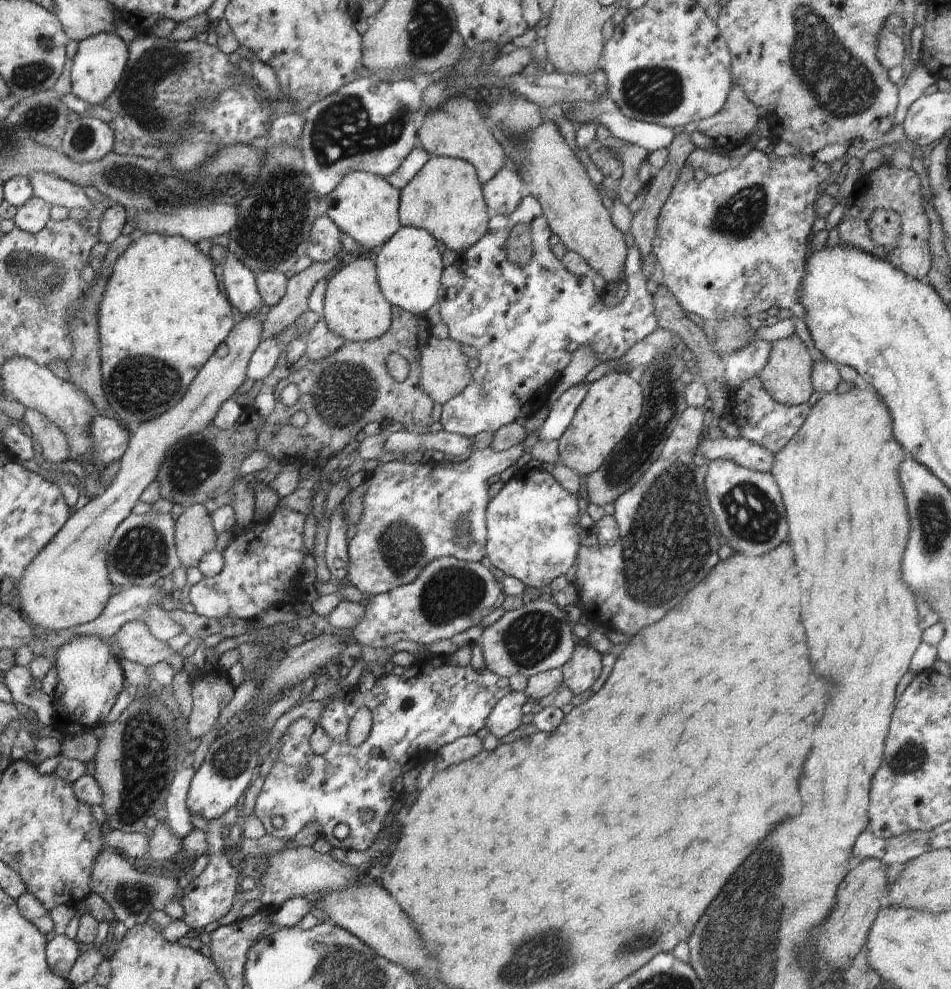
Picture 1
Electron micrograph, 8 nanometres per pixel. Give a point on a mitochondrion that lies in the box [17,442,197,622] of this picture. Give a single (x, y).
(144, 550)

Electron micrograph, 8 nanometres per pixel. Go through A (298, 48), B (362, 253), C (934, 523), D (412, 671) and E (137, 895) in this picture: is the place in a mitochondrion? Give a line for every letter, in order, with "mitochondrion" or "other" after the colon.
A: other
B: other
C: mitochondrion
D: other
E: mitochondrion

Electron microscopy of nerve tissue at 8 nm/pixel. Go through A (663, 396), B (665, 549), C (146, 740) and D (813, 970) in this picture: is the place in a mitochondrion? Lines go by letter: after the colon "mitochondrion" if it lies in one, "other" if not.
A: mitochondrion
B: mitochondrion
C: mitochondrion
D: other

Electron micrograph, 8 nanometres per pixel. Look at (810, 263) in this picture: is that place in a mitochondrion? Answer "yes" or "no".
no

